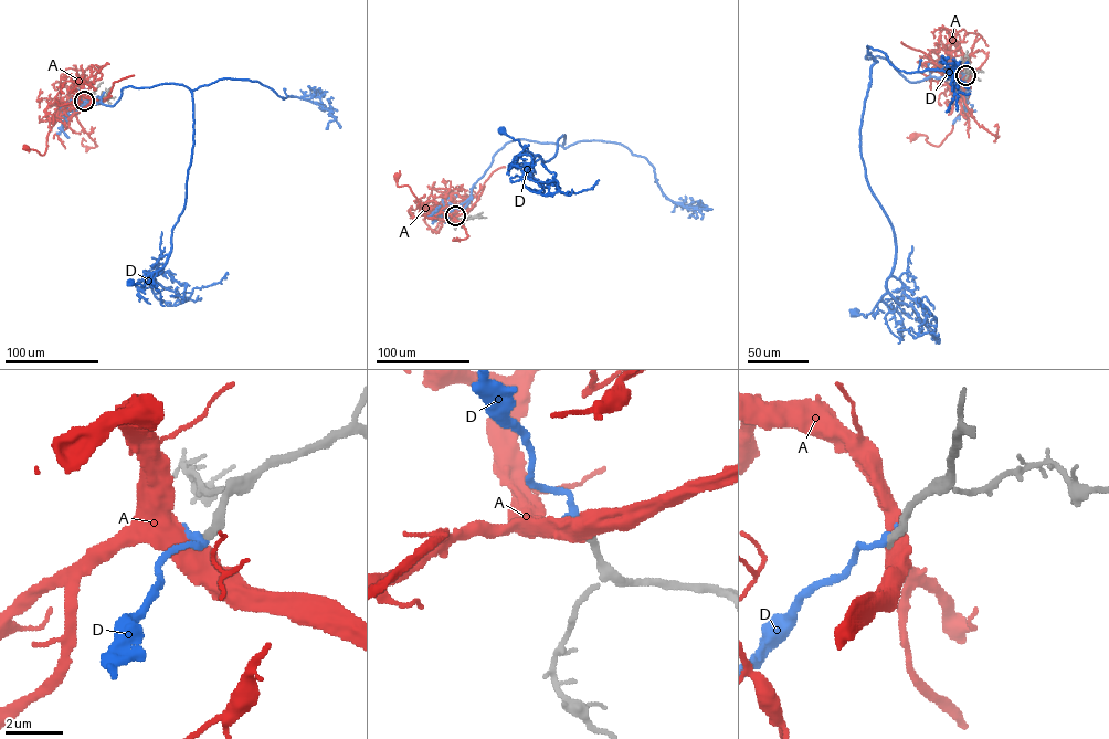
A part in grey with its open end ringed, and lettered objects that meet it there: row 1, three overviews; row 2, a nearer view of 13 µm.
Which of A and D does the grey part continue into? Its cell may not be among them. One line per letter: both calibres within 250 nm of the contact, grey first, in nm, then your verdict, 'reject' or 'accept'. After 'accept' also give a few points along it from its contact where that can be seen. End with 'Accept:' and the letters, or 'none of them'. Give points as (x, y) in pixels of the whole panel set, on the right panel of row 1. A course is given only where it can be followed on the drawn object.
A: 260 nm thick on the grey side, 650 nm on the other; reject
D: 280 nm thick on the grey side, 320 nm on the other; reject
Accept: none of them

